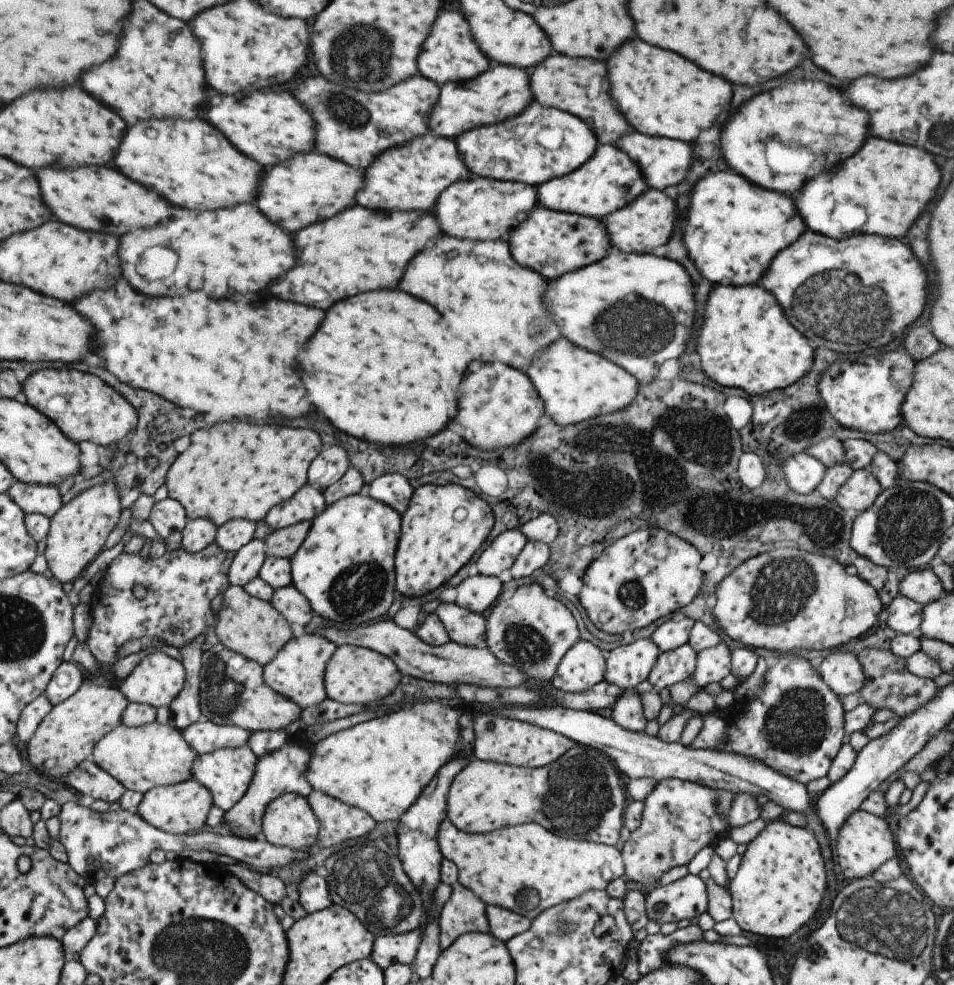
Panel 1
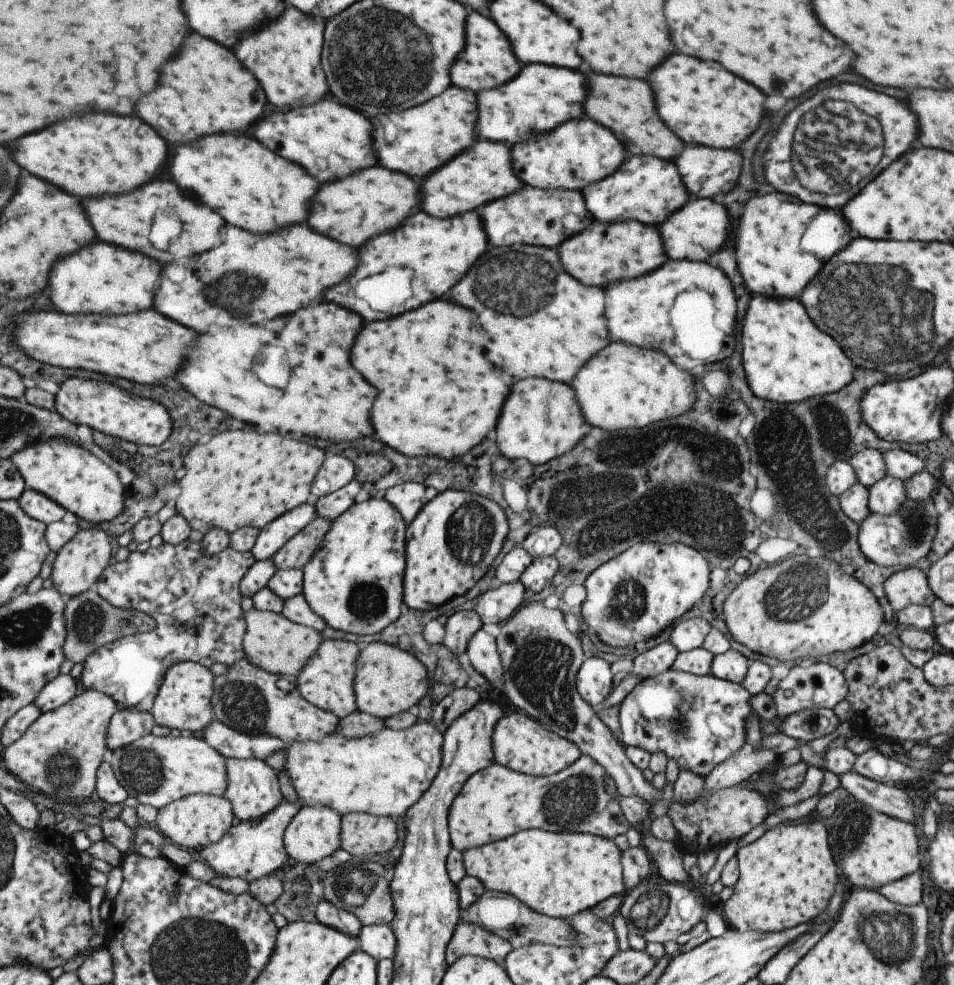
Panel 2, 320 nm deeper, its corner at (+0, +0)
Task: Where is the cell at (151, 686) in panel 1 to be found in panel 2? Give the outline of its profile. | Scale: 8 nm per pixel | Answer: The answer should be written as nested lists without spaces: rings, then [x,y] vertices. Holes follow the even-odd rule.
[[[183,661],[170,666],[160,684],[150,715],[154,724],[178,728],[182,733],[199,735],[211,721],[212,706],[210,698],[214,692],[214,678],[207,667],[193,661]]]

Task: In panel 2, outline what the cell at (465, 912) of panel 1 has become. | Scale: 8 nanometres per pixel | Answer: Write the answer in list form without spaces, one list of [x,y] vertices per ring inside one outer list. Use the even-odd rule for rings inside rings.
[[[458,921],[453,928],[451,940],[445,950],[446,965],[451,965],[461,956],[472,955],[487,958],[504,967],[505,956],[512,950],[510,943],[502,937],[486,932],[481,926]]]

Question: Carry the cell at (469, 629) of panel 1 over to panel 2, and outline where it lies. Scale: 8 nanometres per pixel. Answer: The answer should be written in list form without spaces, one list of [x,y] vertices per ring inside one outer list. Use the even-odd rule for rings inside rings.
[[[485,626],[469,639],[464,658],[485,678],[491,688],[502,686],[502,666],[496,649],[494,630]]]

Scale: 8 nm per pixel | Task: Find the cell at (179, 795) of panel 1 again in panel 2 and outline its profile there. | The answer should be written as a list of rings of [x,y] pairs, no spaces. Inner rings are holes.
[[[198,793],[169,802],[166,806],[161,806],[157,809],[154,822],[159,829],[158,832],[168,842],[197,851],[217,842],[223,834],[226,834],[229,826],[232,826],[233,816],[229,802],[222,796]]]

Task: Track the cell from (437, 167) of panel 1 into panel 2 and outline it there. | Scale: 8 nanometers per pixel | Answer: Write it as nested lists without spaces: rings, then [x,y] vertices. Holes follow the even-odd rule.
[[[479,139],[450,161],[421,179],[421,210],[435,218],[449,218],[467,211],[479,210],[483,205],[513,194],[525,186],[512,171],[511,146],[507,143]]]

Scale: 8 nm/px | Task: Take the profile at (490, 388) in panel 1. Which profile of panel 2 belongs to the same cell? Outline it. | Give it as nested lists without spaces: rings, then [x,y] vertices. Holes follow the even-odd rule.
[[[546,378],[519,380],[507,396],[505,410],[495,426],[497,448],[512,462],[518,458],[527,460],[531,466],[545,464],[571,448],[587,436],[590,424],[584,421],[580,406],[571,385]]]

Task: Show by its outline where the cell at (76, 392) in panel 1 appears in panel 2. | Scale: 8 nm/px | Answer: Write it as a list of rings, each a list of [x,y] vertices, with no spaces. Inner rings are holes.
[[[73,377],[60,385],[56,395],[56,408],[72,423],[86,424],[91,429],[151,447],[162,445],[173,432],[169,411],[159,401],[134,395],[109,381],[93,381]]]

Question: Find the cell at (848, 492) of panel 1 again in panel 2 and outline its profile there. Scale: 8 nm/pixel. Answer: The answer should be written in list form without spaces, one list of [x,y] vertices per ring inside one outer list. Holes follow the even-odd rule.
[[[885,475],[868,488],[868,509],[871,513],[890,516],[898,512],[906,501],[904,482]]]

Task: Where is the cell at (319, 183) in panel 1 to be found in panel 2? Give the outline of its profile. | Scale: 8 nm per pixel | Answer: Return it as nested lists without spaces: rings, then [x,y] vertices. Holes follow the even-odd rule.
[[[379,164],[361,170],[359,174],[341,178],[339,182],[323,184],[323,192],[319,188],[311,202],[311,218],[307,218],[307,224],[327,238],[335,238],[337,242],[349,246],[361,246],[369,238],[399,226],[409,216],[411,208],[420,204],[421,185],[415,180],[400,172],[385,170],[385,167]]]

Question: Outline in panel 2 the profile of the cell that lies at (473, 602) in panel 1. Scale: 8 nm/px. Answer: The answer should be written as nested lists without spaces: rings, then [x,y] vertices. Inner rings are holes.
[[[515,581],[509,584],[500,583],[497,588],[481,594],[474,611],[483,626],[494,630],[507,620],[523,603],[523,590],[525,587]]]

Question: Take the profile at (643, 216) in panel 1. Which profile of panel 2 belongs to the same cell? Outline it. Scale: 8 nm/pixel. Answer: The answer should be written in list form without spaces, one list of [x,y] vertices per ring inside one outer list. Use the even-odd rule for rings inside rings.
[[[690,196],[685,205],[668,215],[655,228],[660,232],[667,260],[680,261],[685,259],[705,262],[711,254],[715,254],[725,246],[731,228],[731,218],[725,207],[719,202],[715,202],[713,199],[698,199]]]

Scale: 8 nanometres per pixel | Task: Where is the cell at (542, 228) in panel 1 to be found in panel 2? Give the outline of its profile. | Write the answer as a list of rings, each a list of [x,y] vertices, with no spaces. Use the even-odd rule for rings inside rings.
[[[637,221],[592,223],[579,234],[565,239],[557,248],[562,269],[584,285],[606,287],[619,281],[633,280],[657,270],[667,260],[660,232],[653,225]]]

